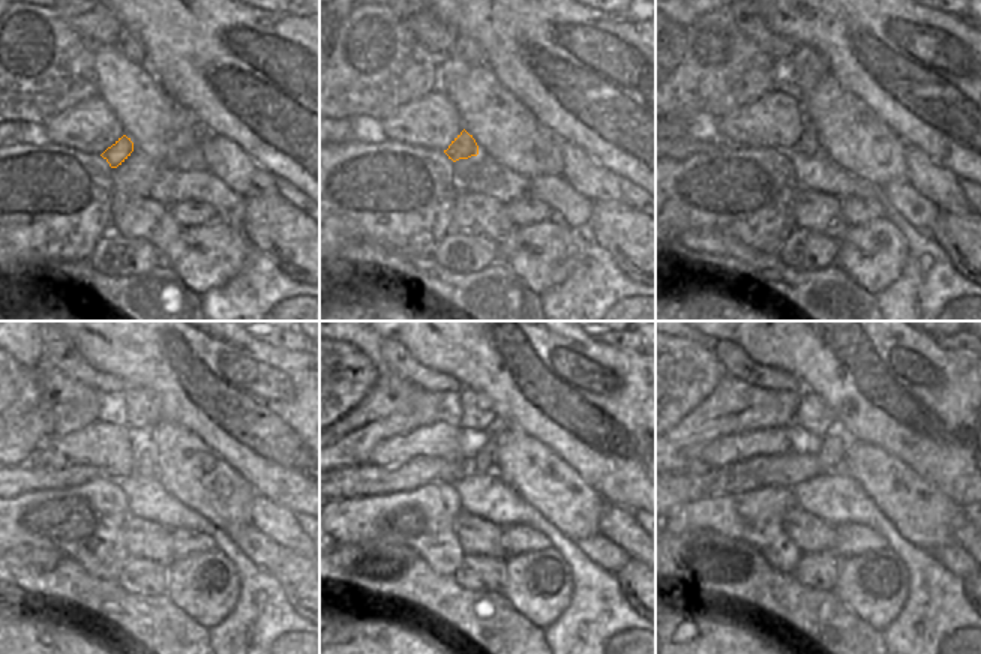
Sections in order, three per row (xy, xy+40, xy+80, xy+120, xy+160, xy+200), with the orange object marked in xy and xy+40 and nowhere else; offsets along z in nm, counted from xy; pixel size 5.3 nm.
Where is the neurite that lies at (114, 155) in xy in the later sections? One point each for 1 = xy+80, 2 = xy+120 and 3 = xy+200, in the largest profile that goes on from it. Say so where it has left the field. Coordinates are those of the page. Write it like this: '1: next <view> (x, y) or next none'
1: next xy+80 (809, 144)
2: next xy+120 (144, 456)
3: next xy+200 (830, 450)

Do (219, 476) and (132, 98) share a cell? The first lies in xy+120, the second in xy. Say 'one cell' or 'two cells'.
one cell

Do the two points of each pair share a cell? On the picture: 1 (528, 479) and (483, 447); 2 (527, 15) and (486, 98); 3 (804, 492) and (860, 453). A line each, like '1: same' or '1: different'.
1: different
2: different
3: different

